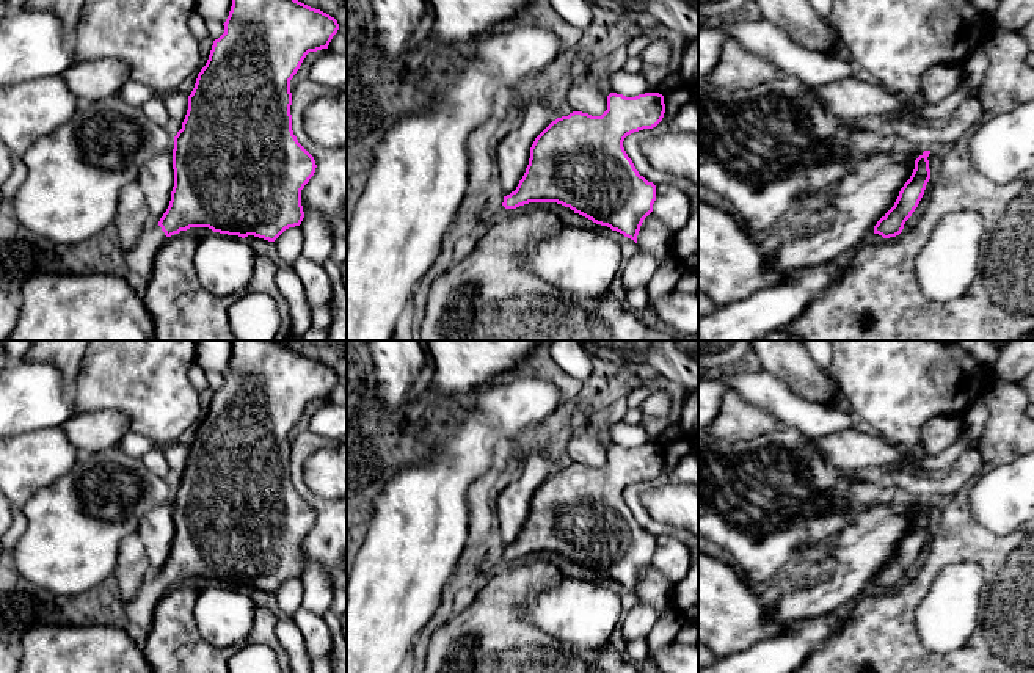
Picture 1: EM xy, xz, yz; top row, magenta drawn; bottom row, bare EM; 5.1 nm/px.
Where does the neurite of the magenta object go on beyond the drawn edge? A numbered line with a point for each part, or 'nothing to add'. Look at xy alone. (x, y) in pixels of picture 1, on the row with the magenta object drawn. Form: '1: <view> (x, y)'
1: xy (140, 259)

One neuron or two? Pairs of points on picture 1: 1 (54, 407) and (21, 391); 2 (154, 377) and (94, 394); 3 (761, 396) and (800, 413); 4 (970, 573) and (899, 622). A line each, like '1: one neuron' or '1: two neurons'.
1: one neuron
2: one neuron
3: one neuron
4: two neurons

